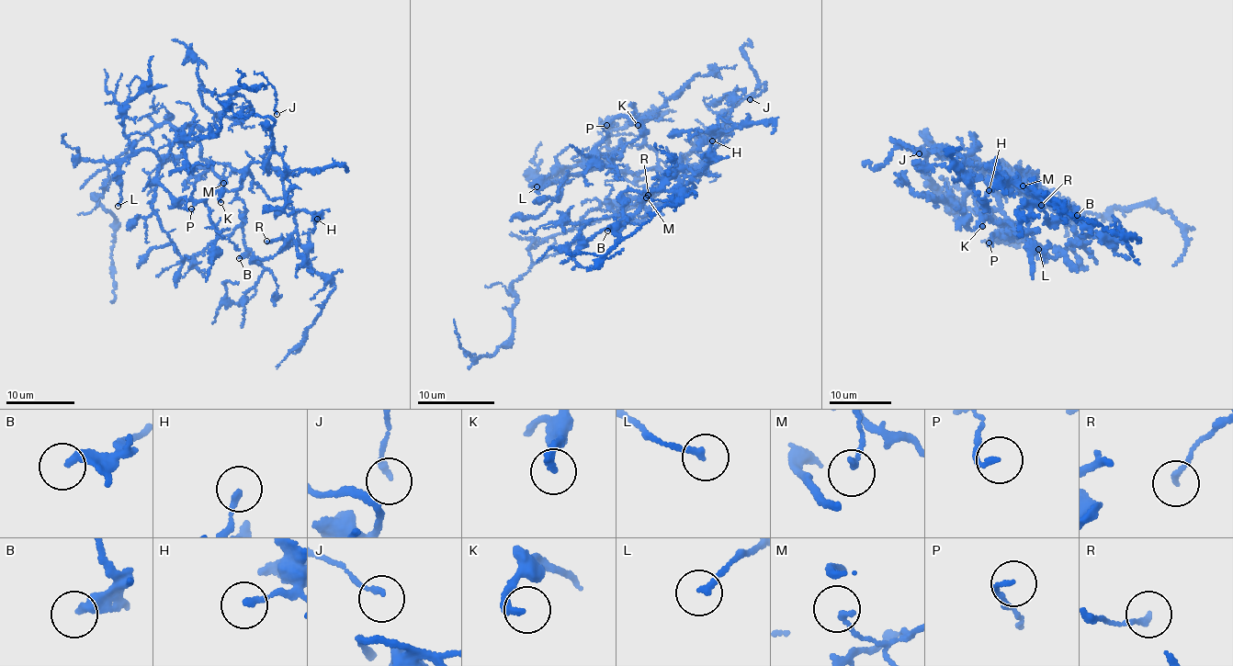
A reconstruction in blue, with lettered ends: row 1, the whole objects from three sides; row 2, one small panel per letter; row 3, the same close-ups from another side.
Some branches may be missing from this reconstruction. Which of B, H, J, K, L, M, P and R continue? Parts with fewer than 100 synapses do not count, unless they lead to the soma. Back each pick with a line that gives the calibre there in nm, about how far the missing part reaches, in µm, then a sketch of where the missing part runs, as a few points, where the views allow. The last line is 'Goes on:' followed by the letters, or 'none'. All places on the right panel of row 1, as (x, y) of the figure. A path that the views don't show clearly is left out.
Goes on: none

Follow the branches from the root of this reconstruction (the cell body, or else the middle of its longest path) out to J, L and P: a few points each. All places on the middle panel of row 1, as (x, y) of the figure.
J: (635, 219), (665, 176), (703, 167), (729, 133), (727, 109), (765, 87), (750, 99)
L: (635, 219), (645, 217), (643, 199), (661, 189), (659, 170), (614, 169), (596, 154), (537, 186)
P: (635, 219), (645, 217), (643, 199), (664, 177), (653, 168), (593, 168), (606, 125)

